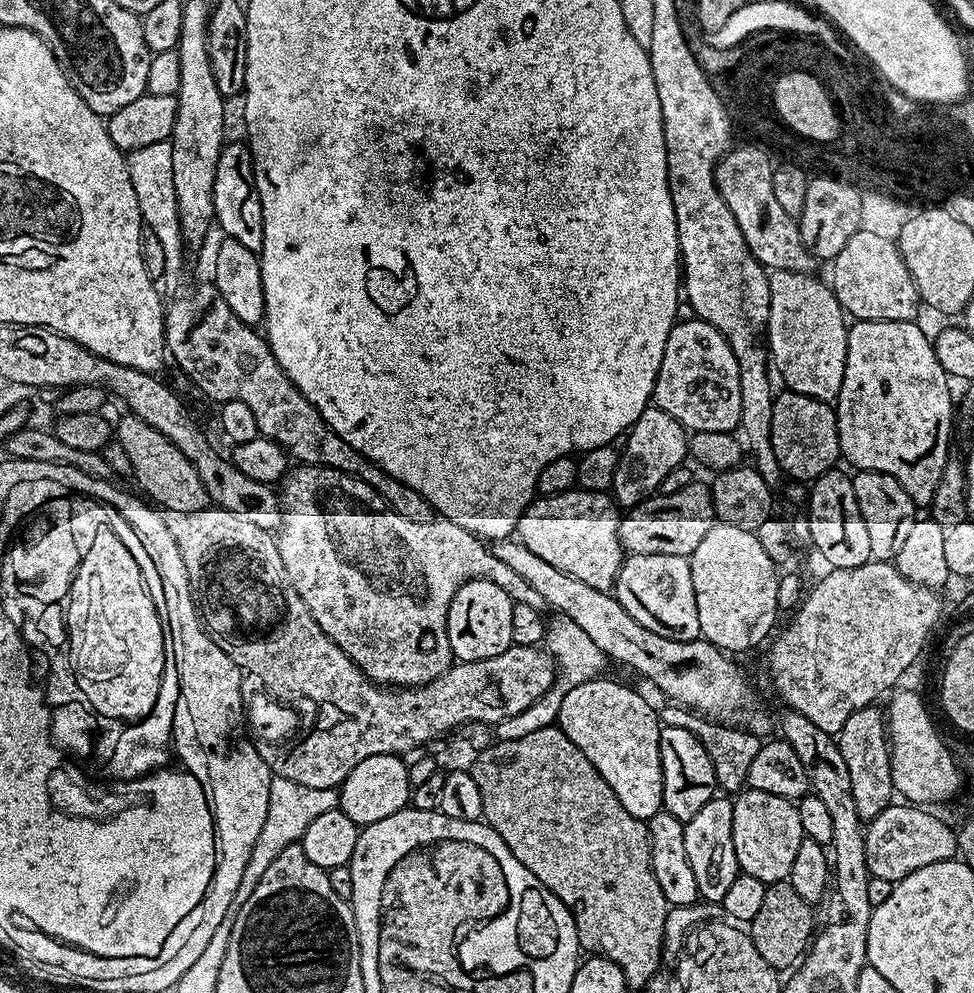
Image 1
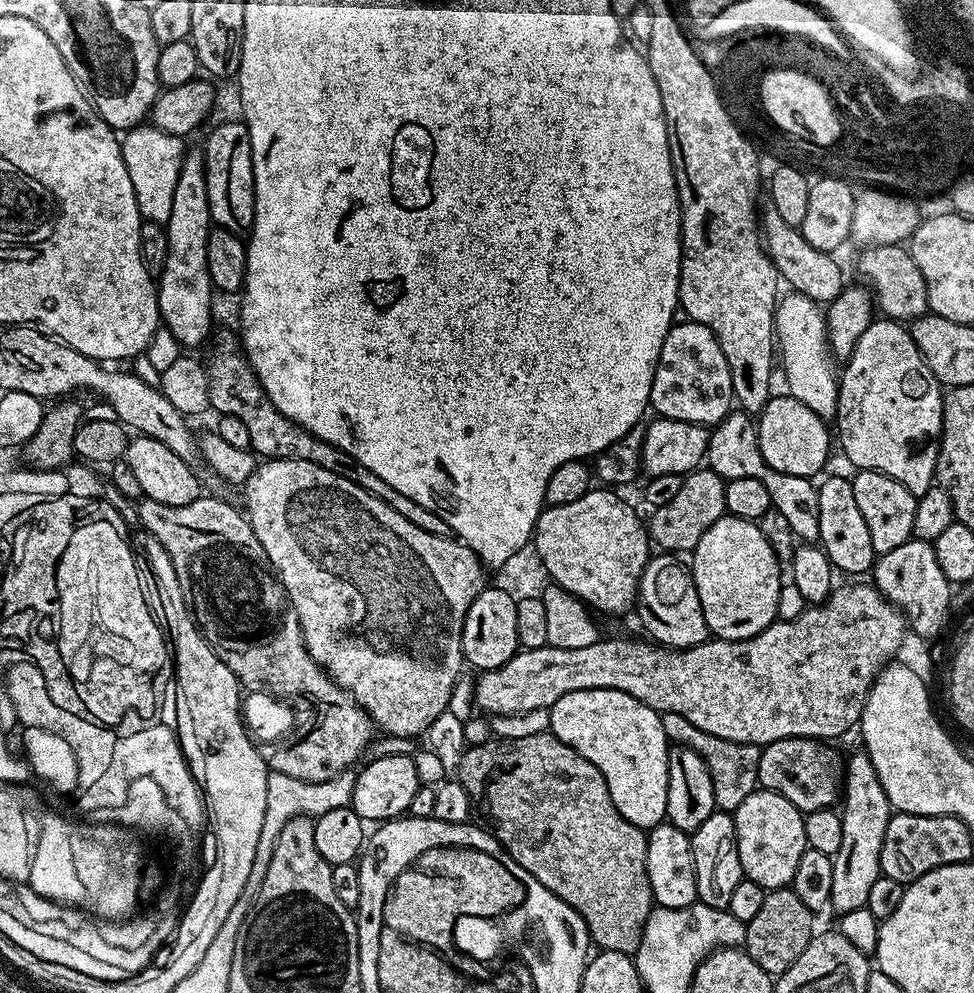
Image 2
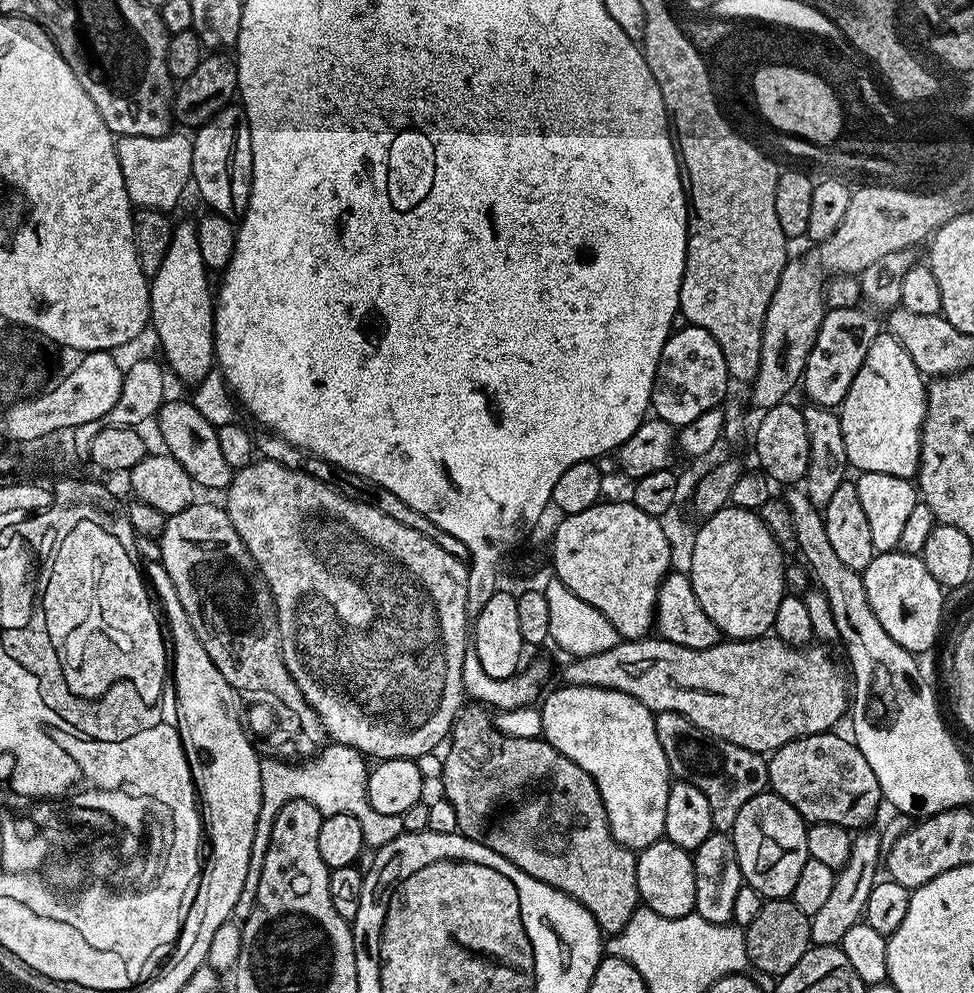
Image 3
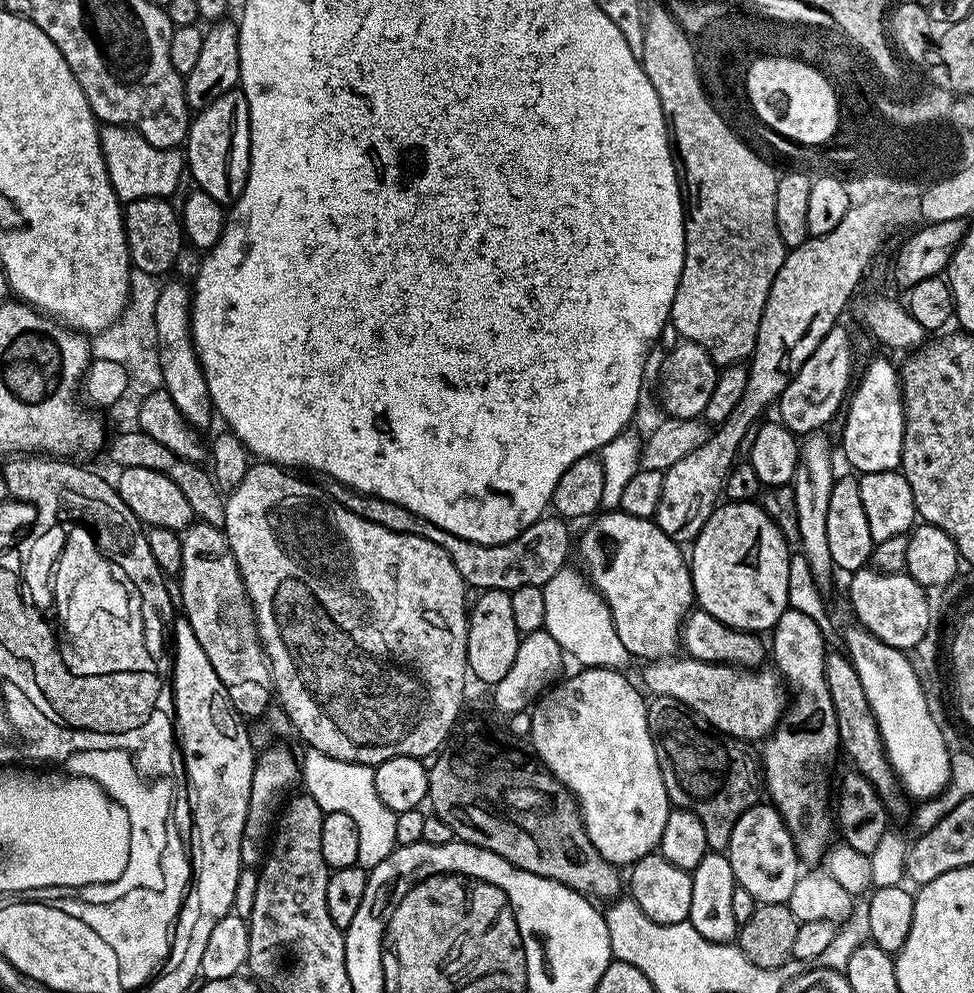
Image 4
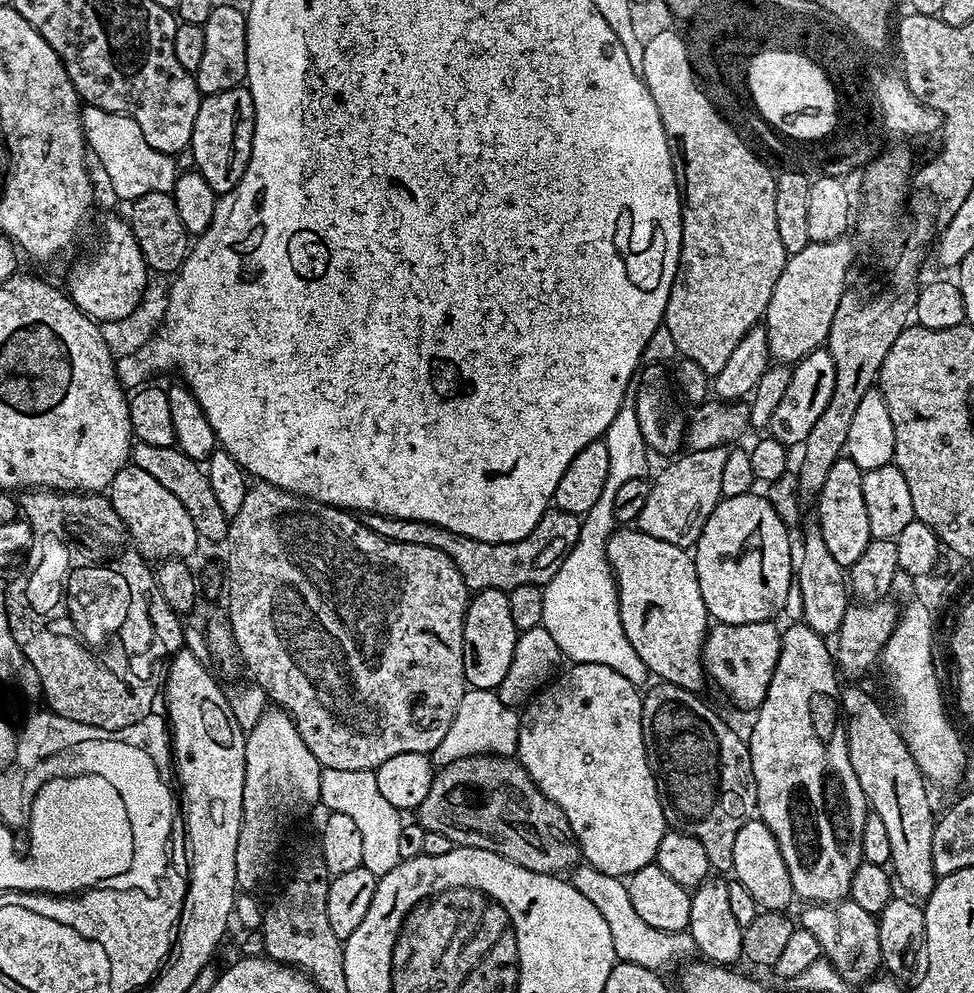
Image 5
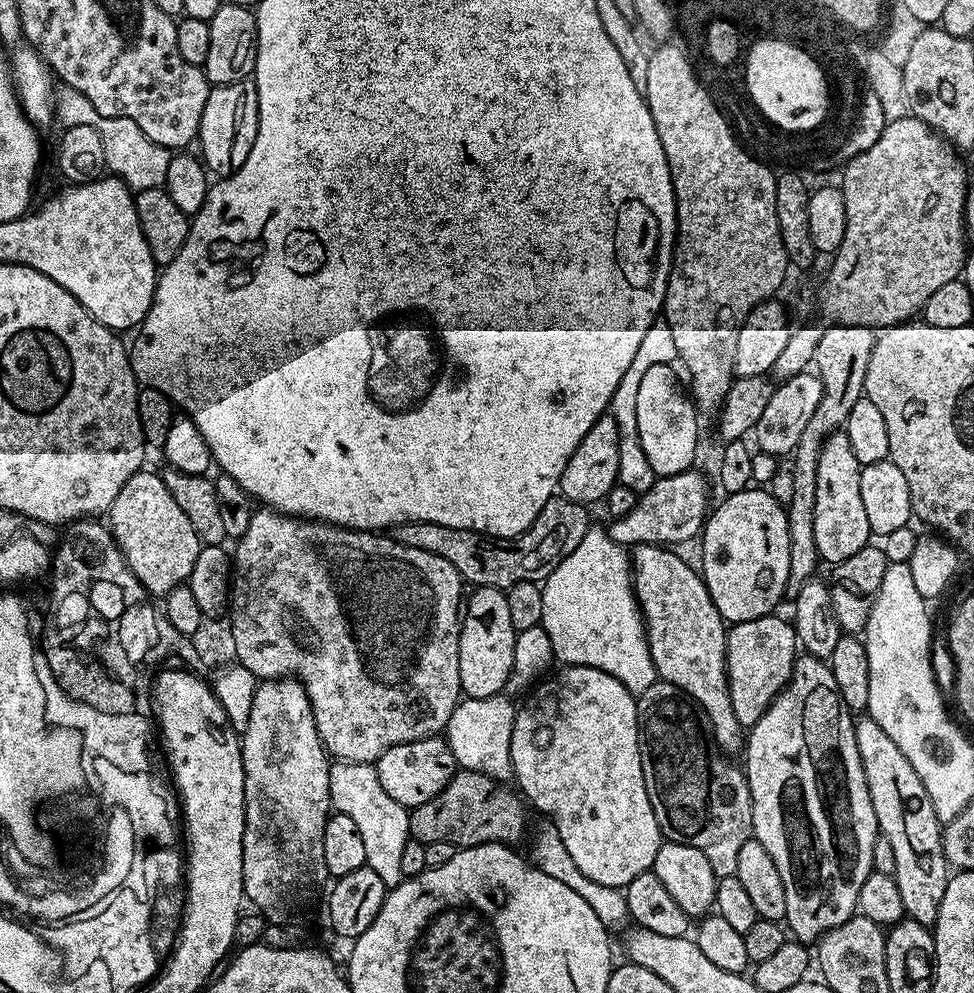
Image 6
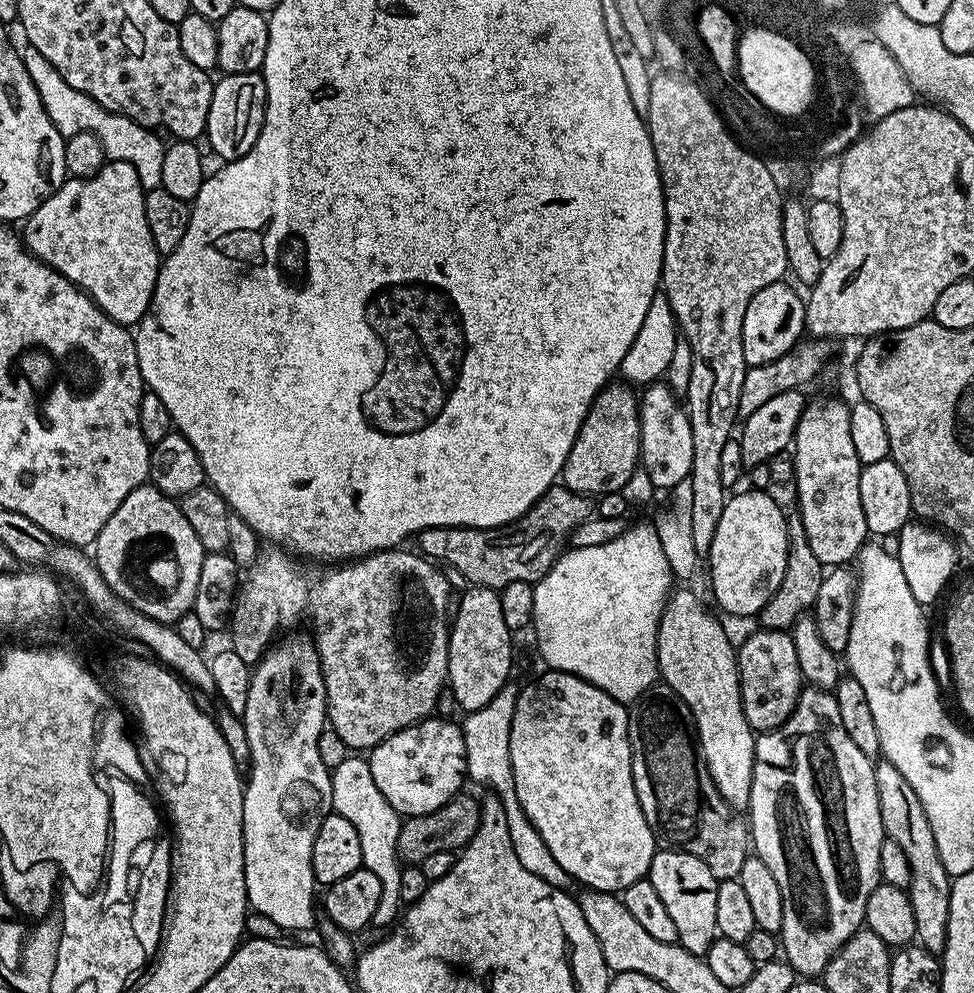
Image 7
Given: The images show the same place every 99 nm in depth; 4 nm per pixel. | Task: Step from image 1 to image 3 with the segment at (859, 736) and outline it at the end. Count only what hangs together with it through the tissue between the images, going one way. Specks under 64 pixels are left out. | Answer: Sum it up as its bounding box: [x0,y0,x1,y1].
[810,830,882,945]

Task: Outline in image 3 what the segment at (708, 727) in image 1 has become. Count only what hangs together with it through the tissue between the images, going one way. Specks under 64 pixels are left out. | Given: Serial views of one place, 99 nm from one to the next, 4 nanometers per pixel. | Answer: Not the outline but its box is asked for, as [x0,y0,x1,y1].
[655,712,768,833]

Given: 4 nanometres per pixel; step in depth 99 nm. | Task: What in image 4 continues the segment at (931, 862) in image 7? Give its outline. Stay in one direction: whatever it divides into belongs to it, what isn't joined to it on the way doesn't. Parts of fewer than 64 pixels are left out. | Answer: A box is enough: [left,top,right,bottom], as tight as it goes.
[824,649,898,798]

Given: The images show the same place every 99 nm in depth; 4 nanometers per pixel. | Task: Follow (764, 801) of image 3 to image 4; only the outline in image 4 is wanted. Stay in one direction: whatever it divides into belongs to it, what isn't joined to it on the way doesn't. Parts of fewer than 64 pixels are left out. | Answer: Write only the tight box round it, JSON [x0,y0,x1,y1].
[726,802,802,904]

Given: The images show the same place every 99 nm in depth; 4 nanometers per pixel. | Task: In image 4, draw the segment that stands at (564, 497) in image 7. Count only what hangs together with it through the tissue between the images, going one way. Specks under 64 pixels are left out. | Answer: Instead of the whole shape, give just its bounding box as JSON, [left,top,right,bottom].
[326,482,574,593]

